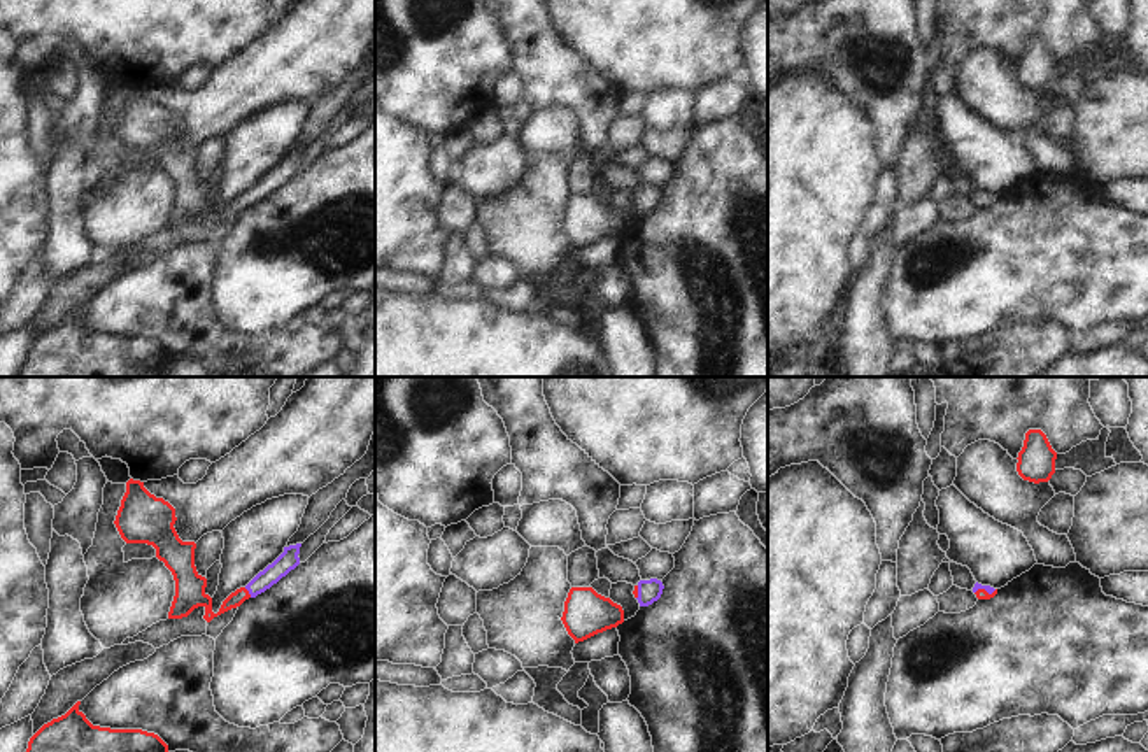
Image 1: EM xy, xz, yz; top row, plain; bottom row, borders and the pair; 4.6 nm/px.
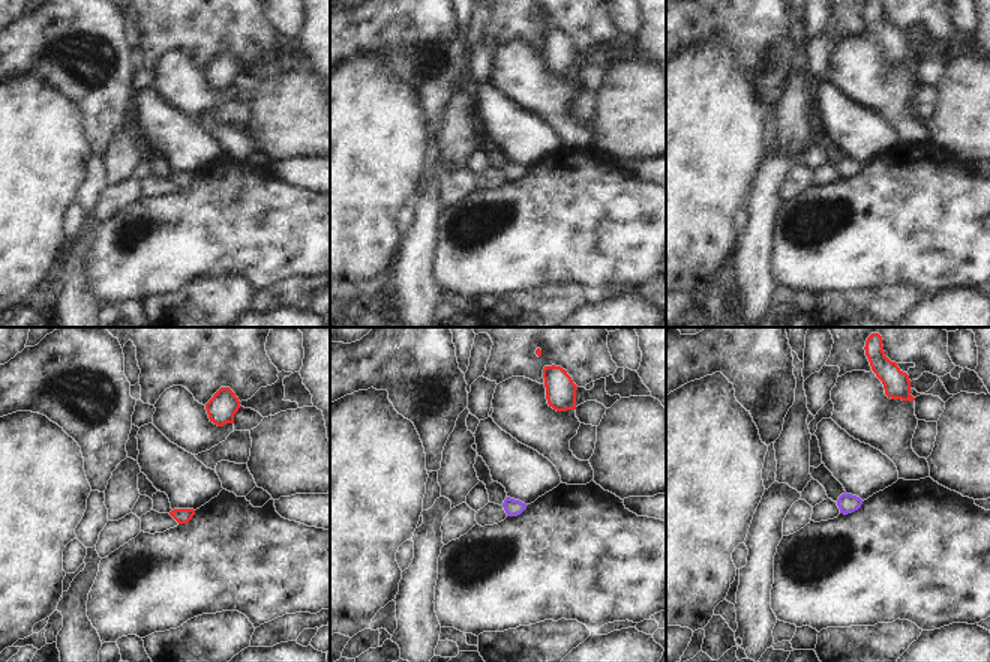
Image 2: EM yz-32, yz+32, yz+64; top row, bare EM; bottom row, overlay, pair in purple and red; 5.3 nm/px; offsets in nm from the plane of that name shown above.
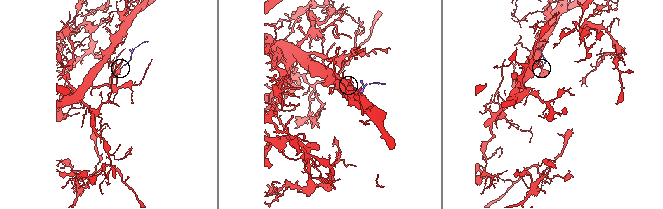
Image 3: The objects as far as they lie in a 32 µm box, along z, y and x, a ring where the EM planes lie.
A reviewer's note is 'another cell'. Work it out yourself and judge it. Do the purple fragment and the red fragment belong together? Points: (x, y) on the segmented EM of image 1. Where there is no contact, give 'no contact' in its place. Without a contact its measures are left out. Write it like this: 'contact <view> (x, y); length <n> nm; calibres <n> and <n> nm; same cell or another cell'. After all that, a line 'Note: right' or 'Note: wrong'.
contact xy (249, 593); length 60 nm; calibres 90 and 100 nm; same cell
Note: wrong

